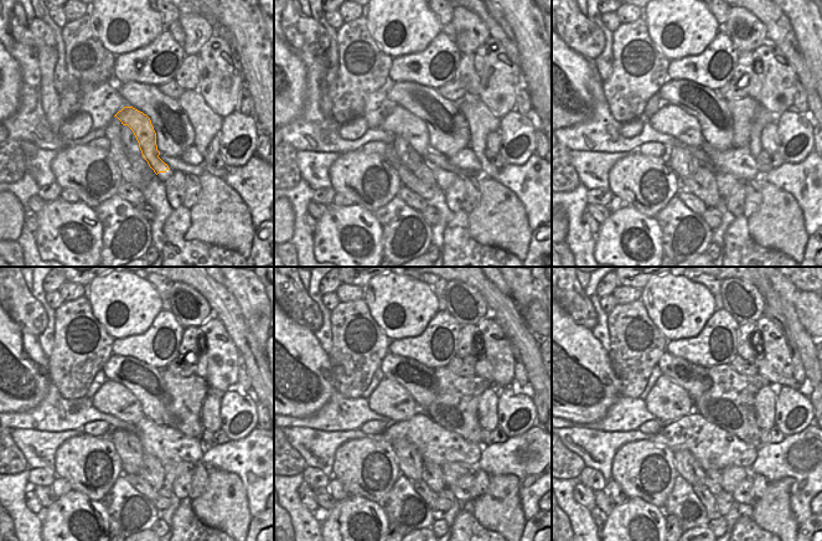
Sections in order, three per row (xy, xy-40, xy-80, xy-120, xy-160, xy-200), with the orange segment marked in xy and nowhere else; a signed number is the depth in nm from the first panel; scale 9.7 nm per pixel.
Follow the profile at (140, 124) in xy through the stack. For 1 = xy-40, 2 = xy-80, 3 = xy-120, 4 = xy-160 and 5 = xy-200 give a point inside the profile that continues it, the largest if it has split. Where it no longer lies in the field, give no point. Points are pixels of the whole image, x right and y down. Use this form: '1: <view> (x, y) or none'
1: xy-40 (399, 122)
2: xy-80 (670, 119)
3: xy-120 (112, 397)
4: xy-160 (389, 398)
5: xy-200 (667, 401)

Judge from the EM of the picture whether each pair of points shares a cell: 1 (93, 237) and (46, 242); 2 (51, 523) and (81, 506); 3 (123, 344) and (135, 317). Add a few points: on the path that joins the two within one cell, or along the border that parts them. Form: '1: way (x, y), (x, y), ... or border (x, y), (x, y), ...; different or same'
1: way (82, 237), (60, 237), (57, 240); same
2: way (58, 523), (73, 510); same
3: border (151, 324), (143, 333), (115, 339); different

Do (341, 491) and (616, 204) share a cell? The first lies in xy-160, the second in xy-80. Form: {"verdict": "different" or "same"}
{"verdict": "same"}

